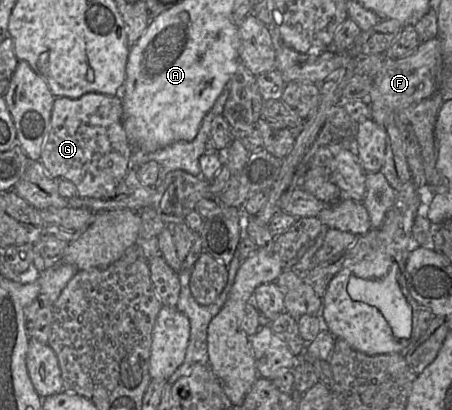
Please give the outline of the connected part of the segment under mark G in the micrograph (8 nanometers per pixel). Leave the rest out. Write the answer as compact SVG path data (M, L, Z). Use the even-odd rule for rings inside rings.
M90 92L77 99L55 97L50 130L42 148L39 161L54 179L71 181L81 198L103 198L111 195L128 171L132 147L128 143L123 128L122 99L118 95L104 95Z

